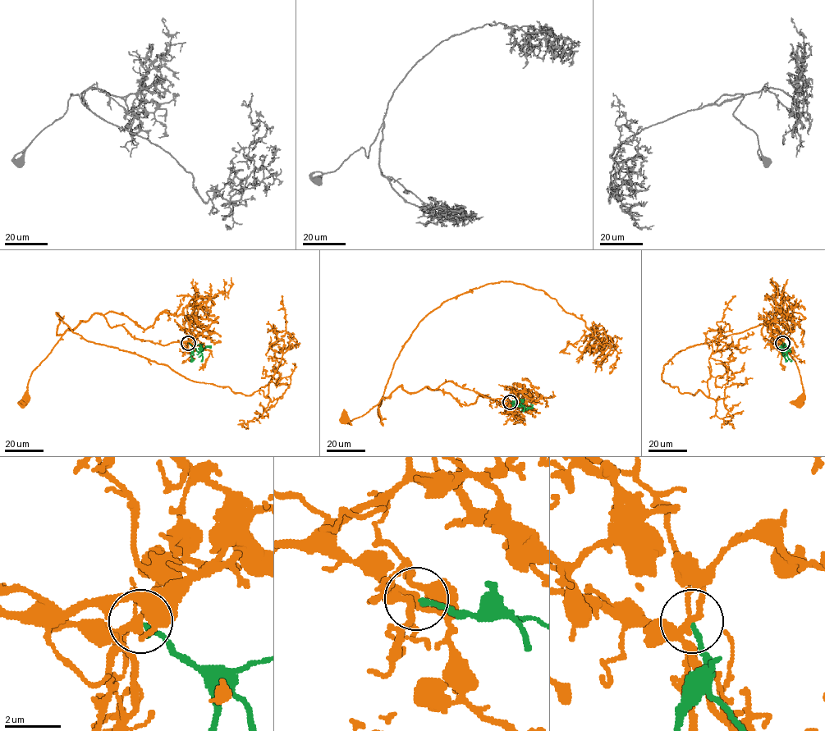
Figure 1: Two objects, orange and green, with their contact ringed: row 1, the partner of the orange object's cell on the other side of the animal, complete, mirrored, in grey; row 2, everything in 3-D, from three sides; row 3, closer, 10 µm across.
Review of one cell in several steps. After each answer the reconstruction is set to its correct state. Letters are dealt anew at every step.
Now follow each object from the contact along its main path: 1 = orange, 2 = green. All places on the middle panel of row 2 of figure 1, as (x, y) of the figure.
1: (510, 403), (446, 381), (435, 389), (424, 386), (416, 392), (400, 386), (363, 415), (348, 422), (343, 419)
2: (510, 403), (526, 409), (532, 407), (530, 404)

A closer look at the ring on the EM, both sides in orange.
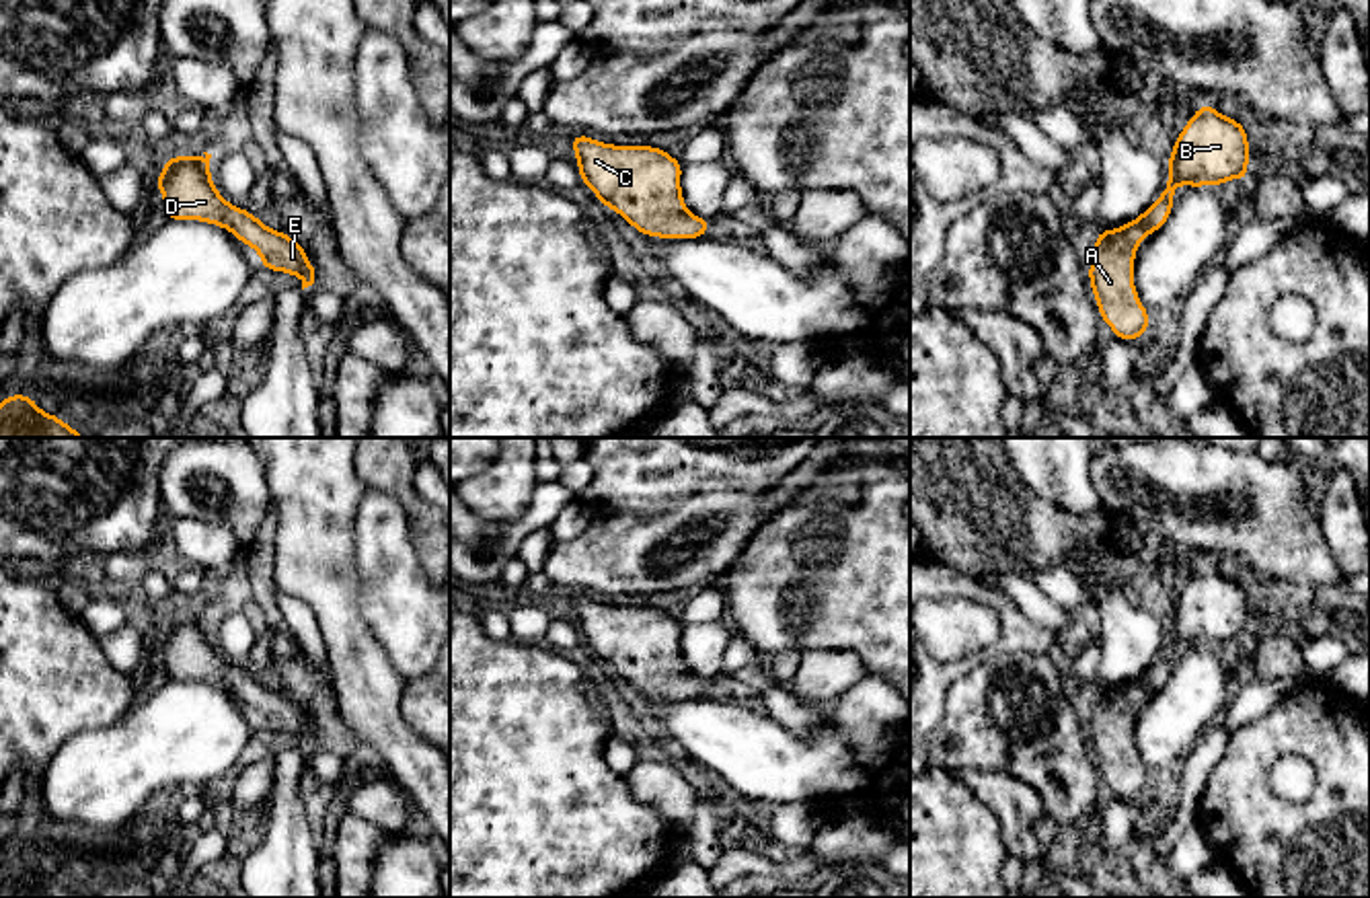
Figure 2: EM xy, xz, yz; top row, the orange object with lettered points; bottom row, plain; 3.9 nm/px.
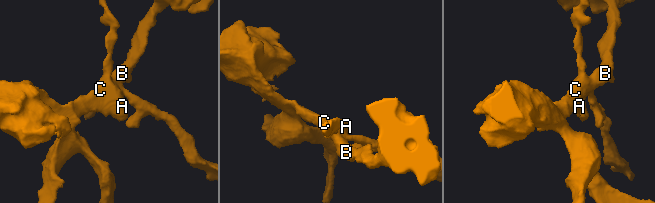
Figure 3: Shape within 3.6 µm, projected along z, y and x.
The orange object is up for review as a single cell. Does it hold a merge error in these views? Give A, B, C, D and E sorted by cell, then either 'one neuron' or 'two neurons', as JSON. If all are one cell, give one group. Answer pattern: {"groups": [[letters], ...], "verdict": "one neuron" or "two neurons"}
{"groups": [["A", "B", "C", "D", "E"]], "verdict": "one neuron"}

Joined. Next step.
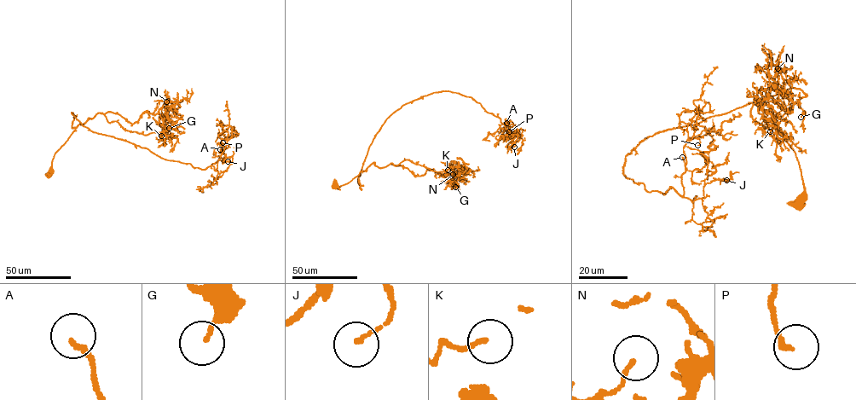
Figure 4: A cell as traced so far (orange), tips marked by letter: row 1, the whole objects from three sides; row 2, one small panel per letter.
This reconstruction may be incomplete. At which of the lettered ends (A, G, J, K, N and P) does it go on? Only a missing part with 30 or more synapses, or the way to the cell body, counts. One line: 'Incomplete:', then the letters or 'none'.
Incomplete: A

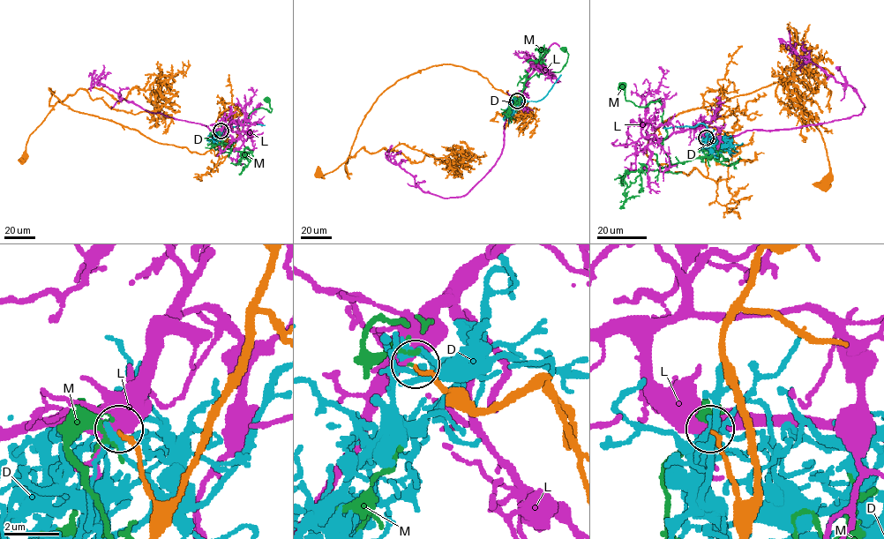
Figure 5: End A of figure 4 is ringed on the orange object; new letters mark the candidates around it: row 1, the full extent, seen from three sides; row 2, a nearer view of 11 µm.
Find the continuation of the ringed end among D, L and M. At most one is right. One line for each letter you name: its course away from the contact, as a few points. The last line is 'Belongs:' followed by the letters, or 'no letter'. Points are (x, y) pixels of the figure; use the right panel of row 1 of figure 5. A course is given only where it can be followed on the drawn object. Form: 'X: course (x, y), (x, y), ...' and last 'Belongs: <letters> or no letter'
Belongs: no letter

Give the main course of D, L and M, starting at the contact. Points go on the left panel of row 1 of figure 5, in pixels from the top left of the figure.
D: (221, 131), (227, 132), (230, 127), (246, 123), (265, 125)
L: (220, 131), (212, 131), (198, 123), (147, 111), (120, 99), (117, 93), (93, 81), (102, 72), (103, 65)
M: (220, 131), (218, 132), (223, 143), (230, 147), (239, 138), (243, 121), (254, 109), (271, 111), (267, 101)

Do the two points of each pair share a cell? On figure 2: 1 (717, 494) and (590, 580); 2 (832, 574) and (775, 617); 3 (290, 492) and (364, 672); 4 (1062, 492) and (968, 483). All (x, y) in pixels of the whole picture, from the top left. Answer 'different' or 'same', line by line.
1: same
2: same
3: same
4: different

